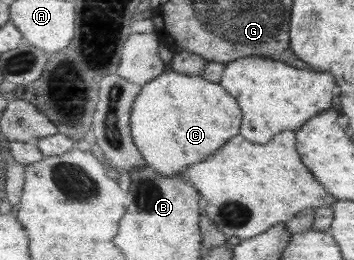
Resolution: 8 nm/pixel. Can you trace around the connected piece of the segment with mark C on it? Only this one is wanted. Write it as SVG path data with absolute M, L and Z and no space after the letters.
M174 69L163 72L157 79L143 86L131 112L132 136L139 151L145 155L146 163L161 176L181 176L199 161L207 161L231 138L240 134L243 112L238 99L221 83L213 83L202 75L185 75Z

